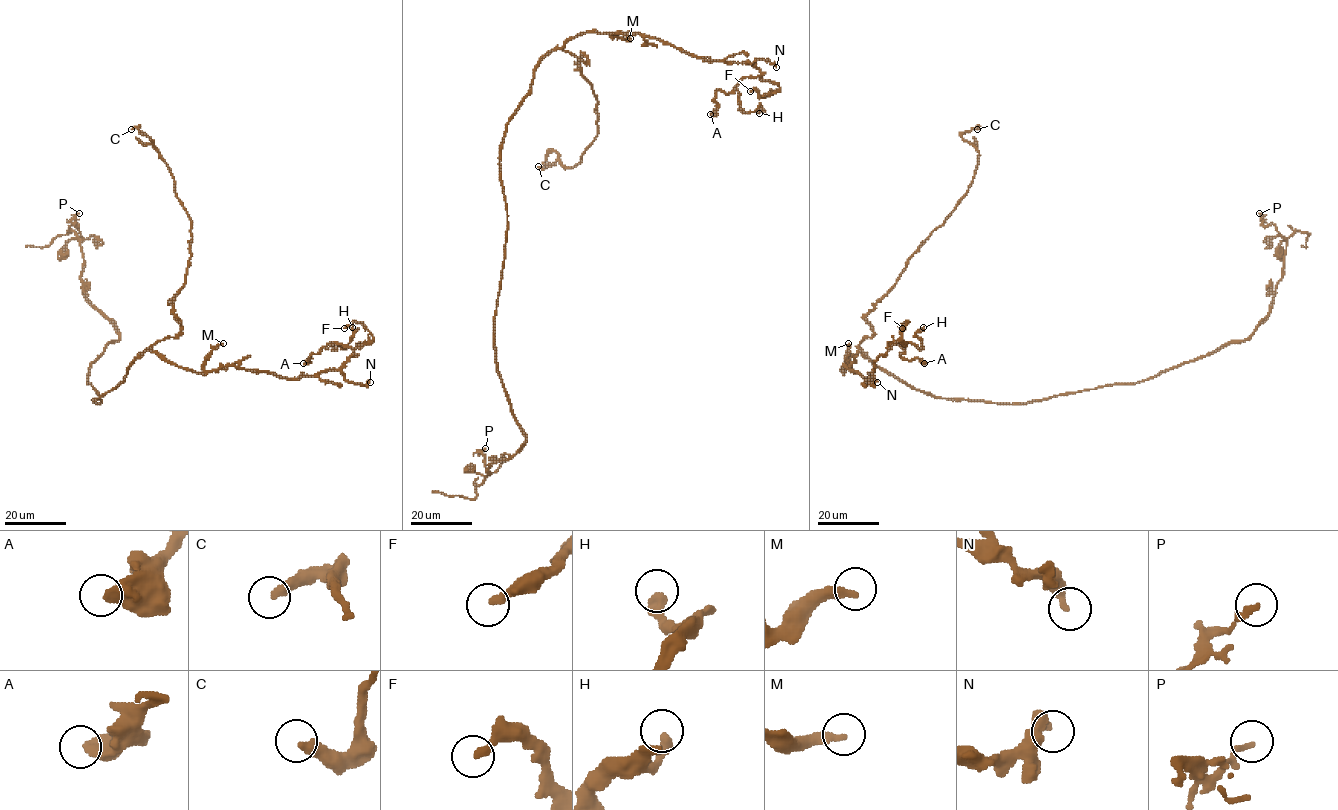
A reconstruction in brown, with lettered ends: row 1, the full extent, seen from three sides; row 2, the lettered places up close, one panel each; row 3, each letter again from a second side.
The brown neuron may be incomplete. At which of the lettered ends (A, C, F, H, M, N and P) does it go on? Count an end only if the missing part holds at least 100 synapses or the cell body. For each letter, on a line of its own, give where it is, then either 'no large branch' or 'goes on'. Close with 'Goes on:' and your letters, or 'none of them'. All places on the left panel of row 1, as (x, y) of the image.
A: place (303, 363); no large branch
C: place (131, 129); no large branch
F: place (344, 328); no large branch
H: place (352, 327); no large branch
M: place (223, 343); no large branch
N: place (370, 382); no large branch
P: place (79, 213); no large branch
Goes on: none of them

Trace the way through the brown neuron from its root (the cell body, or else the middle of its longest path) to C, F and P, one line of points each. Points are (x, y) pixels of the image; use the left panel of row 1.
C: (94, 401), (181, 326), (173, 298), (185, 284), (191, 220), (159, 150), (131, 129)
F: (94, 401), (145, 351), (197, 372), (238, 366), (294, 379), (338, 370), (373, 339), (359, 323), (344, 328)
P: (94, 401), (100, 399), (88, 383), (88, 369), (119, 332), (83, 290), (82, 237), (71, 222), (79, 213)

